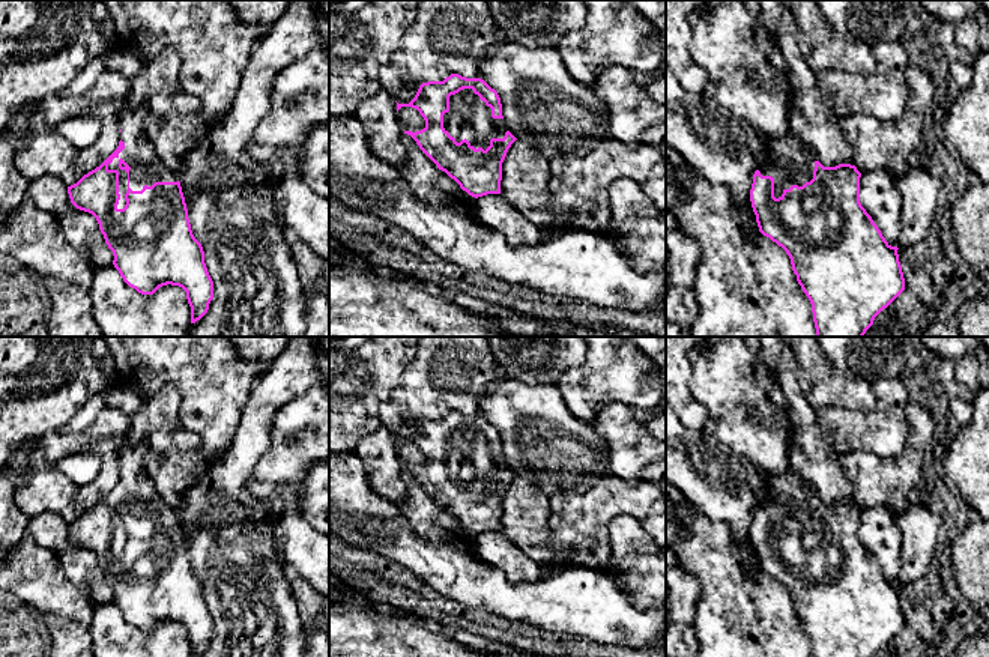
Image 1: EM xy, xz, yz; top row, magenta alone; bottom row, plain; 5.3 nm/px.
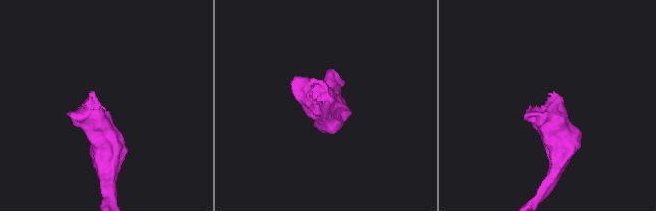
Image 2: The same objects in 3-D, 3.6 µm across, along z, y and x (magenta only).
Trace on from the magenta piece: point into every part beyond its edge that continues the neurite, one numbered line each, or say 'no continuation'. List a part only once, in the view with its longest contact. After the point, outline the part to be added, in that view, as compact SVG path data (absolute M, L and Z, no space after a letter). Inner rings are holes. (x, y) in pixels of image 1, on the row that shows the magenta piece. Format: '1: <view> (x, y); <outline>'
1: xy (139, 154); M123 107L117 114L120 140L125 149L108 164L108 170L119 171L119 194L125 195L131 188L141 191L144 185L155 182L177 182L174 171L168 170L156 156L153 144L143 131L146 107Z

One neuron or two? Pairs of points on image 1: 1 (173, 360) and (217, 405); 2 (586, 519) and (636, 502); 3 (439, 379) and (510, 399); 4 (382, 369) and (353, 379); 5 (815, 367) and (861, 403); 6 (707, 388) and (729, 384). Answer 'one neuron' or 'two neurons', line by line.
1: one neuron
2: one neuron
3: two neurons
4: one neuron
5: one neuron
6: one neuron

